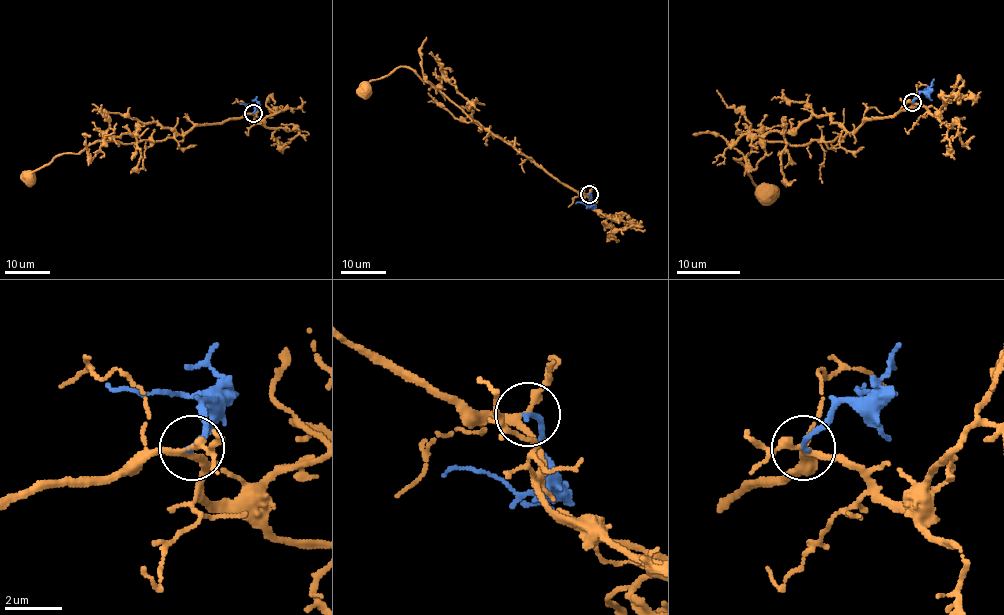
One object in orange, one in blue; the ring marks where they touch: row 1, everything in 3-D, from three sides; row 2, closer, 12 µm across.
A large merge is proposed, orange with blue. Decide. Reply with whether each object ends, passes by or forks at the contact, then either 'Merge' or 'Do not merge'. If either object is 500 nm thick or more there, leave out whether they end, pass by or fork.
At the ring orange forks. At the ring blue ends. Merge

